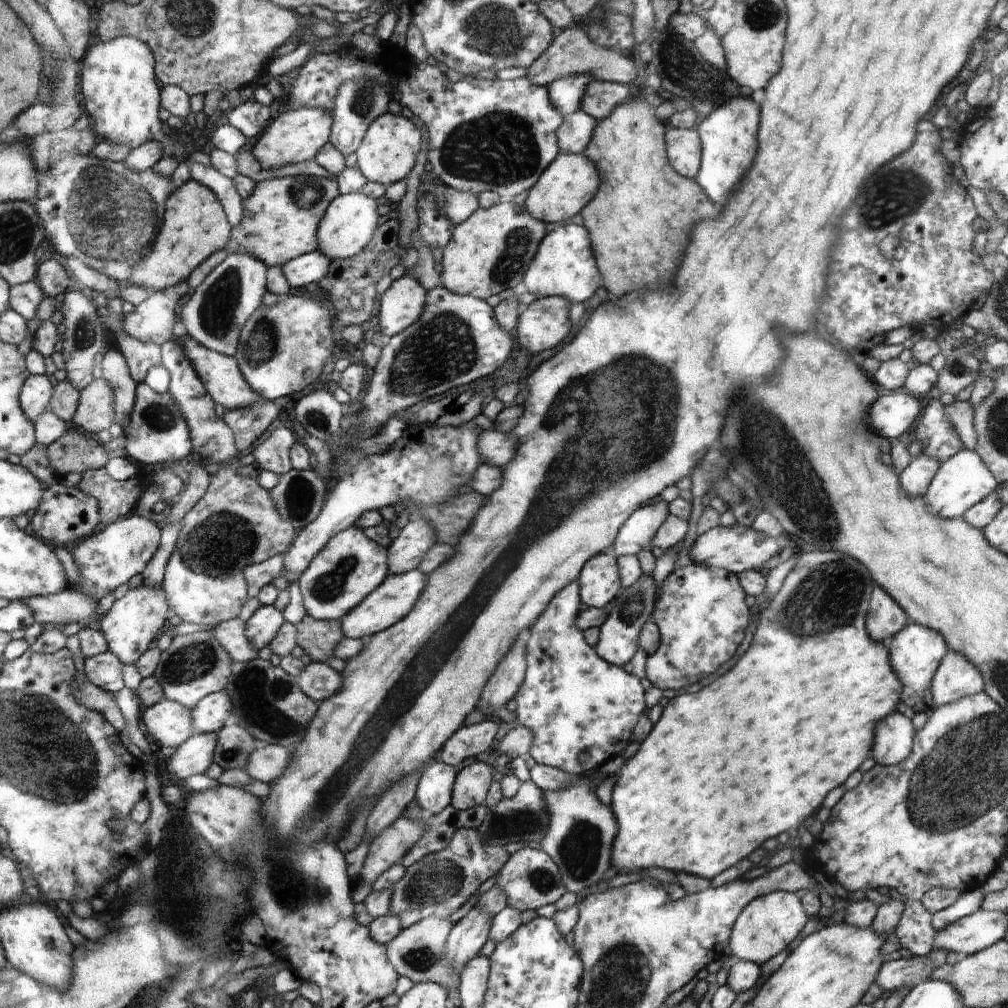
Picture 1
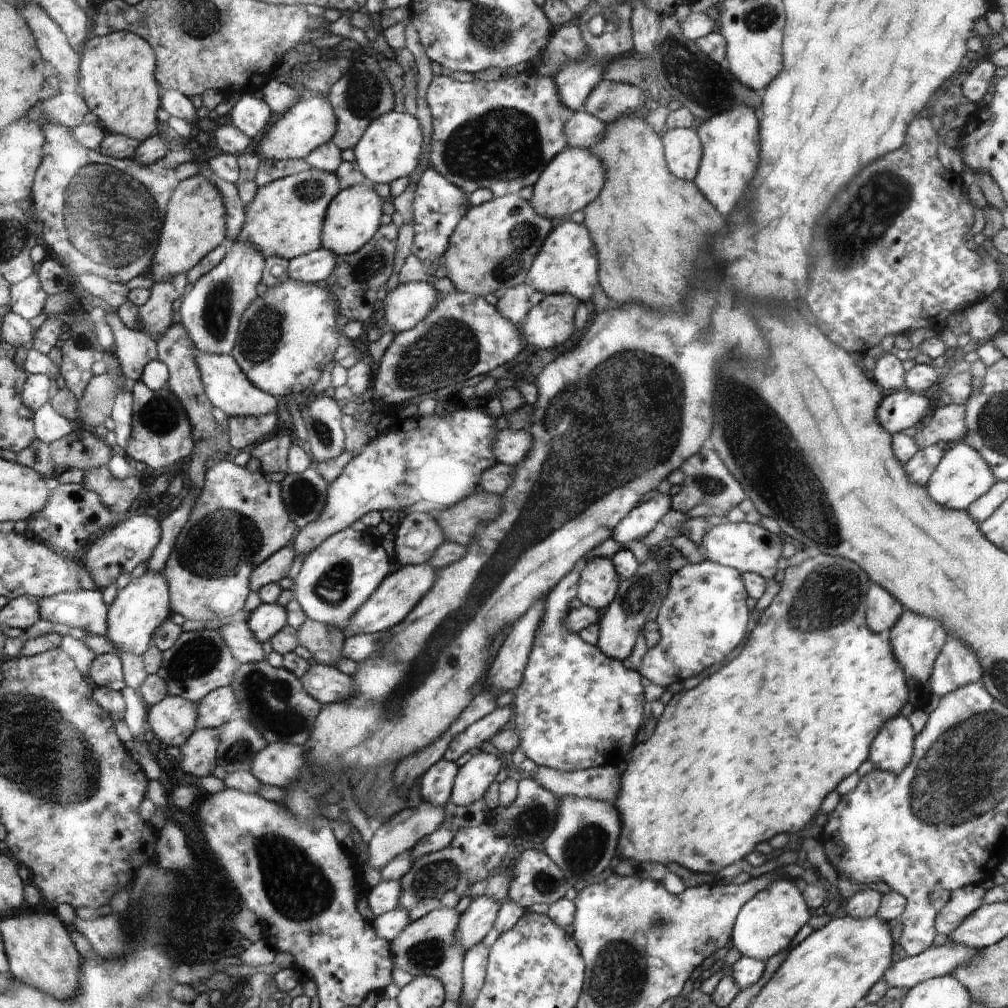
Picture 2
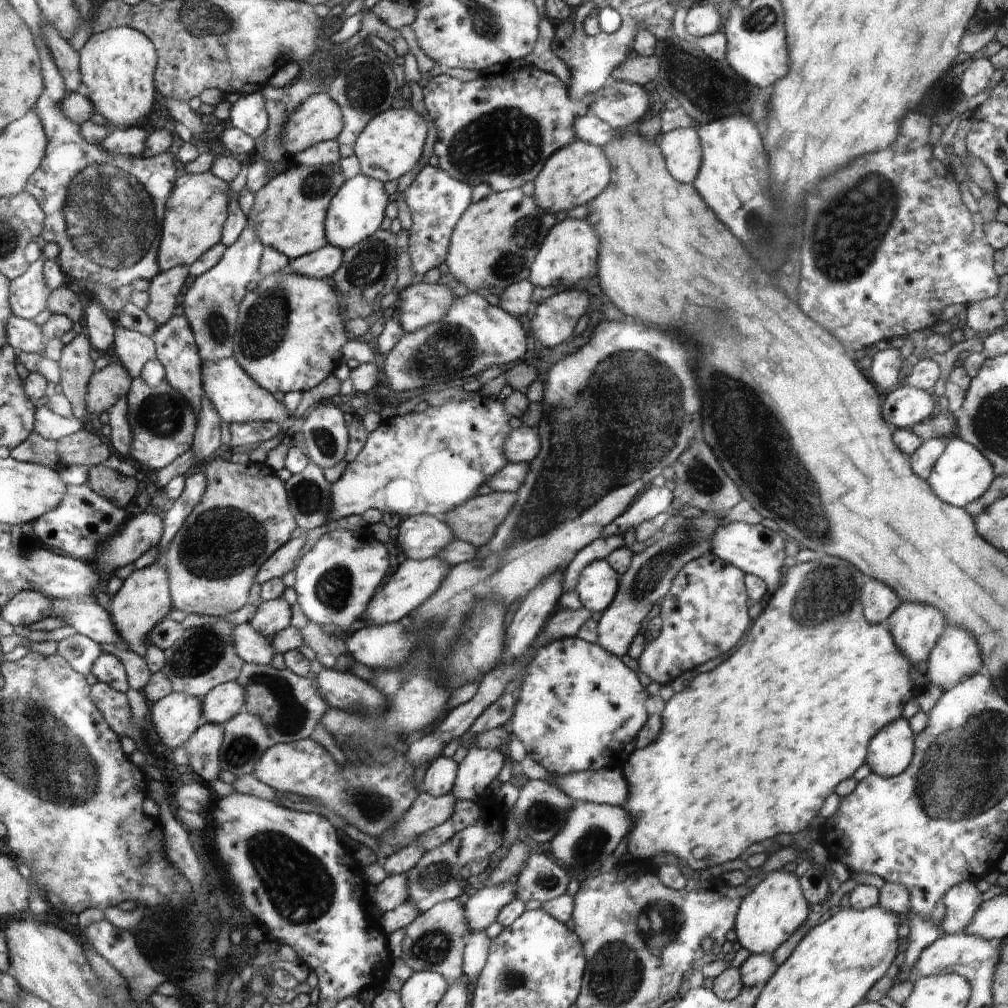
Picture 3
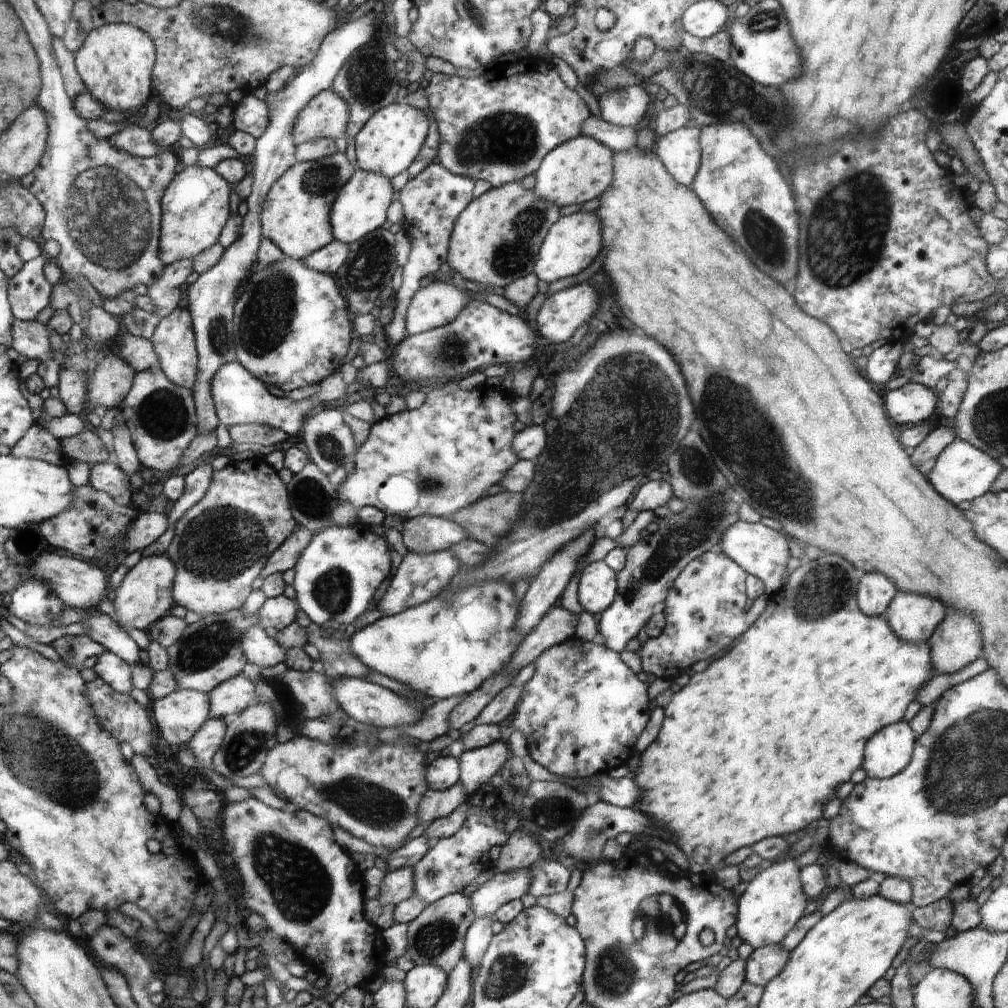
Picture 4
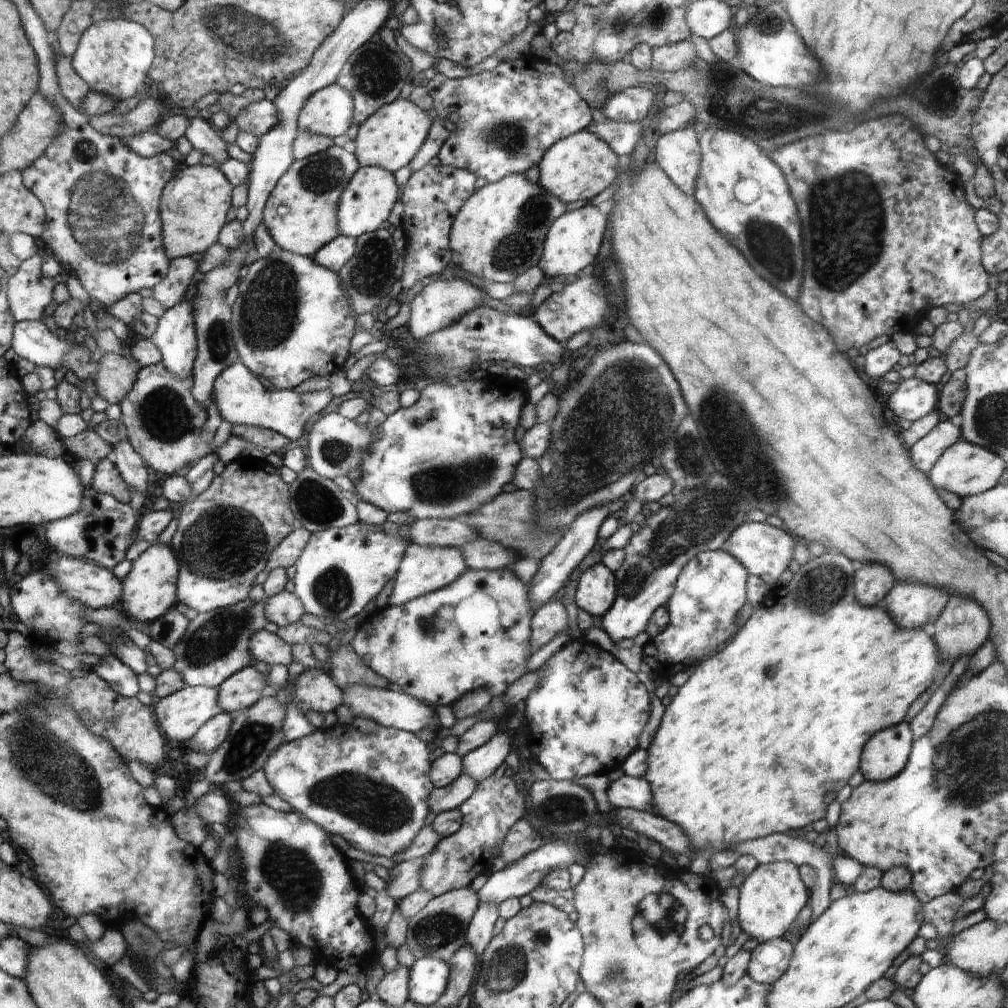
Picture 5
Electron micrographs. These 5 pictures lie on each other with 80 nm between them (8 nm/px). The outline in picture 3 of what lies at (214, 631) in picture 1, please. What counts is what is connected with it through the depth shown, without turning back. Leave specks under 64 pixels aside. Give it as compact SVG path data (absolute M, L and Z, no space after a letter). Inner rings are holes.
M249 622L238 625L232 634L234 650L246 663L270 665L276 654L273 646L268 646L266 639Z

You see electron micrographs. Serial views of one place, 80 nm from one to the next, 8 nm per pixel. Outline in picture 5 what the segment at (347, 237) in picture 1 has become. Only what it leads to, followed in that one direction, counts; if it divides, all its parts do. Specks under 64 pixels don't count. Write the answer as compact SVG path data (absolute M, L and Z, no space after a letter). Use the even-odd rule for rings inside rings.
M361 167L353 174L338 208L340 236L358 238L361 234L375 231L380 222L384 222L400 196L400 188L395 173L382 167Z

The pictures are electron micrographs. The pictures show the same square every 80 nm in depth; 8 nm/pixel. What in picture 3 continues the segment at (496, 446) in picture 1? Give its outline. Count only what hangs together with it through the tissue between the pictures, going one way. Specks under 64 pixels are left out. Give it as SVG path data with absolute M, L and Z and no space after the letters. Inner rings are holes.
M522 425L509 434L504 446L505 457L509 463L524 463L533 461L540 450L540 440L533 428Z

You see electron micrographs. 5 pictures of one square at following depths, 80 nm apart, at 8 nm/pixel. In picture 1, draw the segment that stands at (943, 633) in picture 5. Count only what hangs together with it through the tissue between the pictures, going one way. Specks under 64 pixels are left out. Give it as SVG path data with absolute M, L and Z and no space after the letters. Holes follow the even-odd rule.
M948 651L940 661L931 682L931 693L936 707L978 694L984 690L981 674L965 657Z

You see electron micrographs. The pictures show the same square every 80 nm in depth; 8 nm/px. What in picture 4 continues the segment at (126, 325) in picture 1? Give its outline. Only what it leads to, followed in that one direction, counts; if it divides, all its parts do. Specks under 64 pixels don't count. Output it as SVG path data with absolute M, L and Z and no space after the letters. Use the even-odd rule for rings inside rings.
M193 260L174 261L165 266L160 280L148 287L147 295L155 304L159 318L167 317L176 307L185 302L186 278L193 272Z

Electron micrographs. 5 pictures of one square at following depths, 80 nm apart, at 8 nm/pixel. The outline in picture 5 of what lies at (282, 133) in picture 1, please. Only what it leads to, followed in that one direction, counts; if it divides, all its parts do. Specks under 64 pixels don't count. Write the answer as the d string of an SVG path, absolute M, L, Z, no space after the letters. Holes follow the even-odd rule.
M337 82L314 93L301 108L297 132L333 139L348 132L353 118L353 98Z

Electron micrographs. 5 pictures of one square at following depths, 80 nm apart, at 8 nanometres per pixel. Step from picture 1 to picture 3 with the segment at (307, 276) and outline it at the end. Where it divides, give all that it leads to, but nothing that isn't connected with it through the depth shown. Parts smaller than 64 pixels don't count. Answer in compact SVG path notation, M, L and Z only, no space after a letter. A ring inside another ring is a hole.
M324 245L313 253L289 261L289 270L310 278L331 278L342 264L343 252L332 245Z

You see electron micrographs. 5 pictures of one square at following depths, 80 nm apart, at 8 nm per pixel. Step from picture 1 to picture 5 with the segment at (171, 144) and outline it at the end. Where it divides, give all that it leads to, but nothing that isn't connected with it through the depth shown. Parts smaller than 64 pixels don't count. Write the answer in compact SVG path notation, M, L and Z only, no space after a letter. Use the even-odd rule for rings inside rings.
M125 18L108 19L86 29L71 56L71 63L90 91L108 95L118 104L136 92L142 94L146 90L146 74L156 60L154 43L149 30L140 23Z

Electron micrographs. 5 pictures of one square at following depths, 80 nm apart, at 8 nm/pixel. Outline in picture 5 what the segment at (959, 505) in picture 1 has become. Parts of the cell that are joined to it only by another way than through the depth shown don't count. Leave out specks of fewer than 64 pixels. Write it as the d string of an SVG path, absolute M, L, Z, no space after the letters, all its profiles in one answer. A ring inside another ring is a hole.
M961 436L940 455L930 469L929 479L936 490L946 490L946 492L952 492L963 499L970 495L982 494L996 486L1006 465L1007 463L1001 456L980 445L969 443Z

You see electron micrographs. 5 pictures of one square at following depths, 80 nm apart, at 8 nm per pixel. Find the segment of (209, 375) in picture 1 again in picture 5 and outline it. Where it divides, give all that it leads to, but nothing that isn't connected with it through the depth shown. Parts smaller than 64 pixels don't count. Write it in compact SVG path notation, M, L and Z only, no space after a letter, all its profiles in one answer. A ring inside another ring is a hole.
M245 363L230 365L217 378L213 402L220 416L232 425L248 425L273 430L285 435L289 442L302 436L310 418L320 414L332 400L328 390L312 394L296 394L294 390L267 390Z

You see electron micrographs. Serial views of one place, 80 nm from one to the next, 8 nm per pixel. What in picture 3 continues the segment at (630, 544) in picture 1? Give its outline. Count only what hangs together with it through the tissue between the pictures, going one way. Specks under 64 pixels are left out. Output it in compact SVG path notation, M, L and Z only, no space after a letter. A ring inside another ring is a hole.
M652 486L642 492L642 498L638 498L638 502L634 502L634 506L630 506L630 510L622 514L622 518L618 518L618 522L608 530L608 536L622 535L628 528L636 528L640 522L668 512L672 504L673 492Z

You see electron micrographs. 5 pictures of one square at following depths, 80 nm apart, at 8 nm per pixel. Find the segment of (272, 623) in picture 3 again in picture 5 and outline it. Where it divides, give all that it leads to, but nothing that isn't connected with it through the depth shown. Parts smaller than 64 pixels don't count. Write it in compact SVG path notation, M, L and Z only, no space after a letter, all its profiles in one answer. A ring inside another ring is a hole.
M286 590L266 598L266 614L279 627L297 623L304 614L305 607L296 594Z

